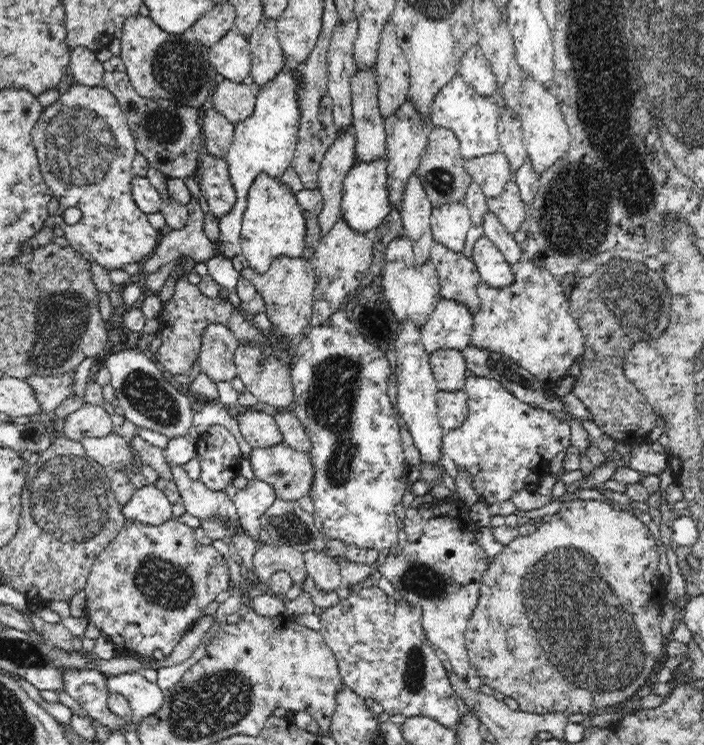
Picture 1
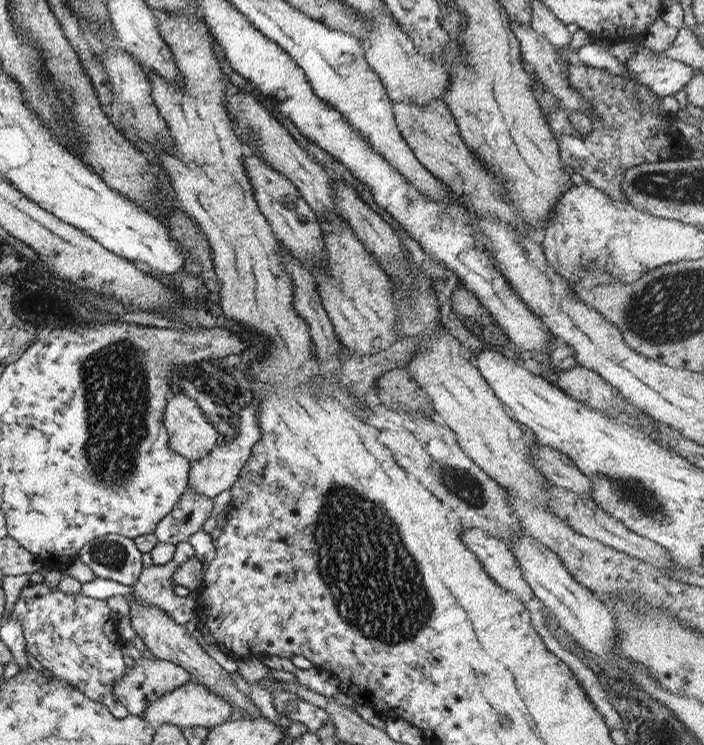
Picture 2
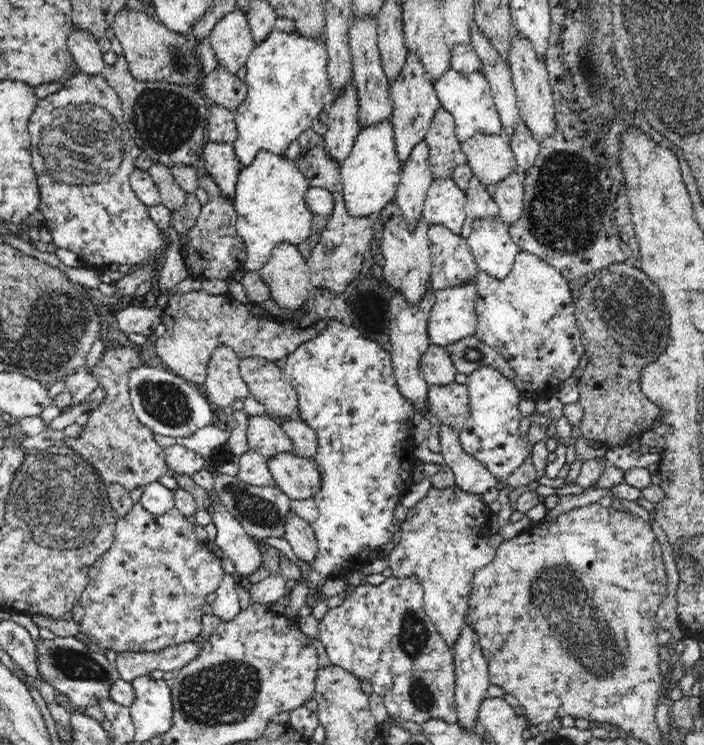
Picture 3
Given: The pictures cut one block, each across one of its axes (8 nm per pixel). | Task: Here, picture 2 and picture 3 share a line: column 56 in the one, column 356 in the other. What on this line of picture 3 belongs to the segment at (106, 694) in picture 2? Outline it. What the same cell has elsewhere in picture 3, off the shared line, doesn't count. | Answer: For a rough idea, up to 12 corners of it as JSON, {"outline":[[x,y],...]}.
{"outline":[[420,580],[360,584],[319,622],[391,716],[457,722],[453,648]]}

